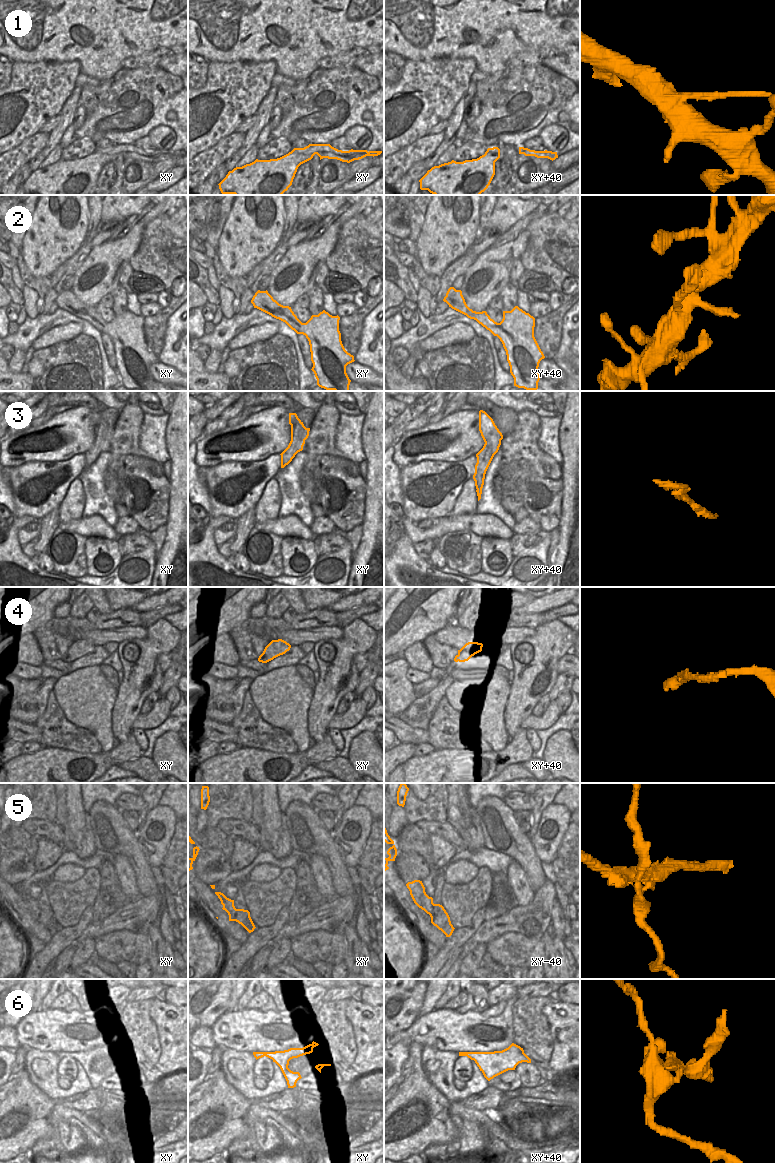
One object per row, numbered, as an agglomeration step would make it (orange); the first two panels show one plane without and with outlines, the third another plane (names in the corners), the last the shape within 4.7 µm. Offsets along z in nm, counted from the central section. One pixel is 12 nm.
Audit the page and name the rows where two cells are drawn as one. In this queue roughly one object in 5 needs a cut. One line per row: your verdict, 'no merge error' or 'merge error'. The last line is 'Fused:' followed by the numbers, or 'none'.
1: no merge error
2: no merge error
3: merge error
4: merge error
5: merge error
6: merge error
Fused: 3, 4, 5, 6

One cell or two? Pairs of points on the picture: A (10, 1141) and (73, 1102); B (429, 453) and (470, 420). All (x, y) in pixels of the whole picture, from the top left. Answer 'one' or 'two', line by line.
A: two
B: one

